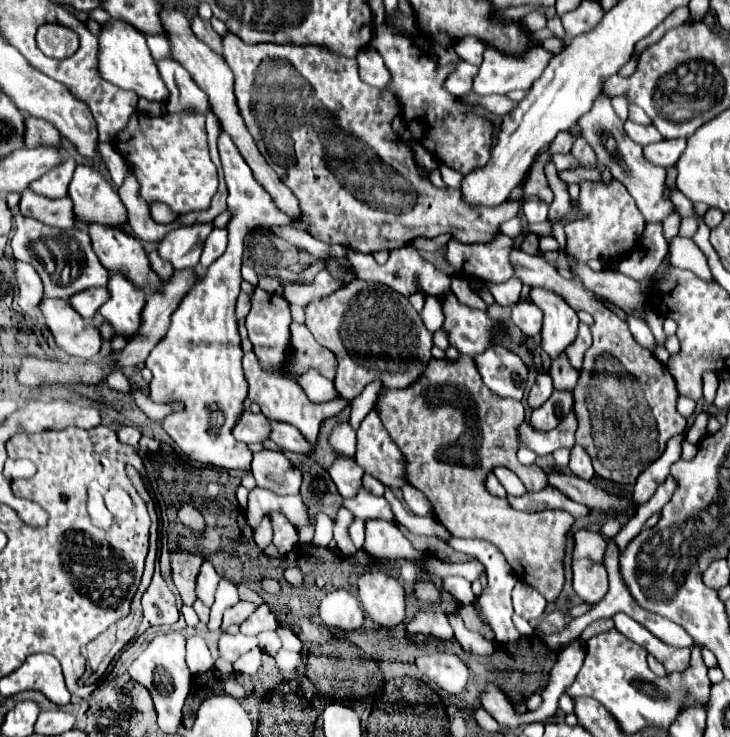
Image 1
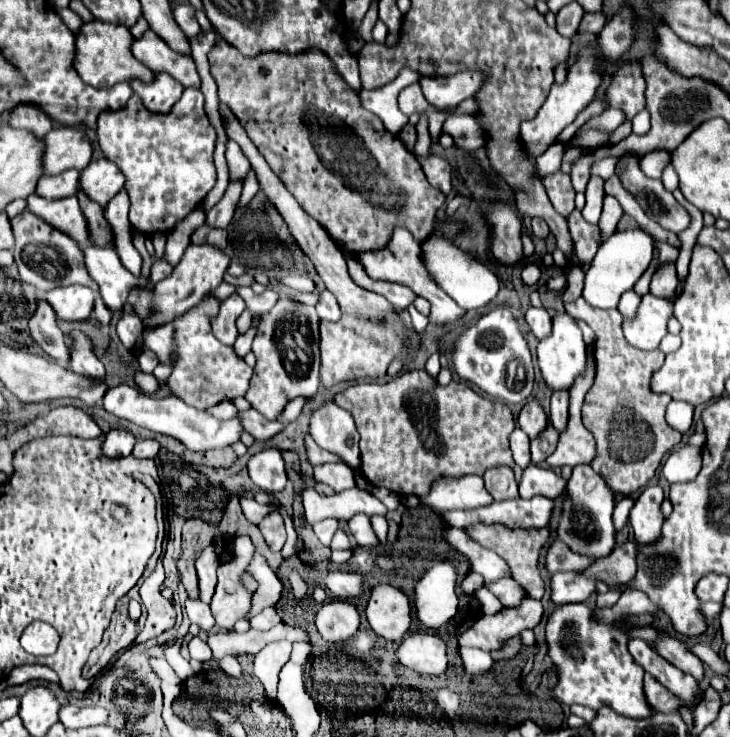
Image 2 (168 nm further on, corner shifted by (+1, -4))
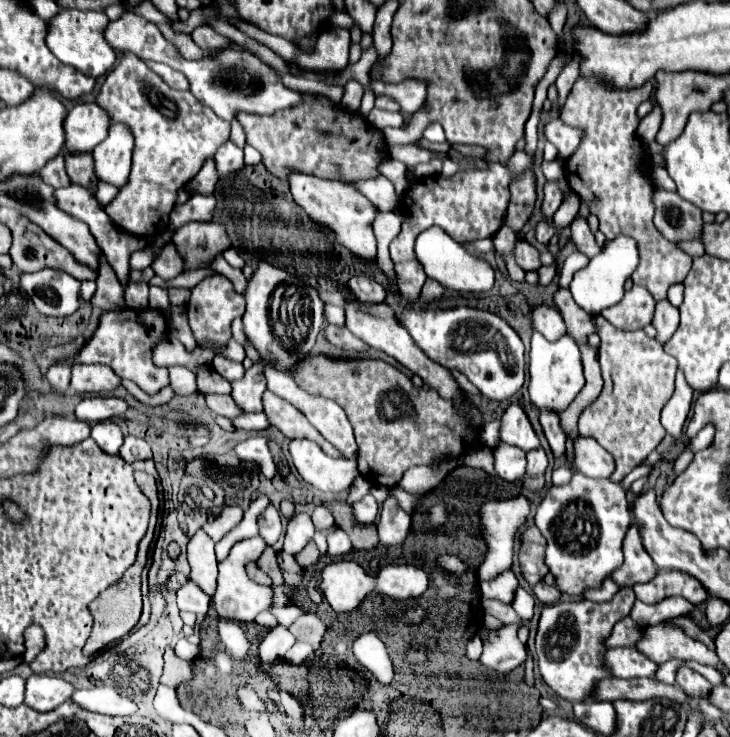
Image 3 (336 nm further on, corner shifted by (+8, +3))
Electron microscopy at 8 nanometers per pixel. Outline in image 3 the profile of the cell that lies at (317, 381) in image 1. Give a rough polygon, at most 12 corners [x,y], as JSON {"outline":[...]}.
{"outline":[[244,414],[234,420],[236,428],[264,430],[268,418],[260,414]]}

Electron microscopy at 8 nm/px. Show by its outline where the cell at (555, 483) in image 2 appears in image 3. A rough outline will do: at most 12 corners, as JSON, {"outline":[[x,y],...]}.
{"outline":[[518,446],[494,450],[502,480],[524,482],[526,454]]}

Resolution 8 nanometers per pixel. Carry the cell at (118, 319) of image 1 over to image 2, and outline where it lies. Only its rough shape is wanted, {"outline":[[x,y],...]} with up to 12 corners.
{"outline":[[113,247],[83,249],[87,273],[111,309],[125,305],[137,277]]}

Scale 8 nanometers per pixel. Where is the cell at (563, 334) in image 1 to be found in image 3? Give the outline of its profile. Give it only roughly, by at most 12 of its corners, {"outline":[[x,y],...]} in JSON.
{"outline":[[532,336],[530,400],[562,412],[584,386],[570,336]]}

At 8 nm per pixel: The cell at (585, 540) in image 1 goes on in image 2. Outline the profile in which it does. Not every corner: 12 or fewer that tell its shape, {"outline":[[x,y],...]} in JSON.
{"outline":[[553,541],[545,555],[549,573],[579,571],[593,561]]}

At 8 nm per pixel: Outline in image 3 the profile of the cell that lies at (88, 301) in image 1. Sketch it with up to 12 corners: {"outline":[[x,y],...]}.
{"outline":[[46,268],[20,284],[38,312],[70,316],[80,306],[80,282]]}

